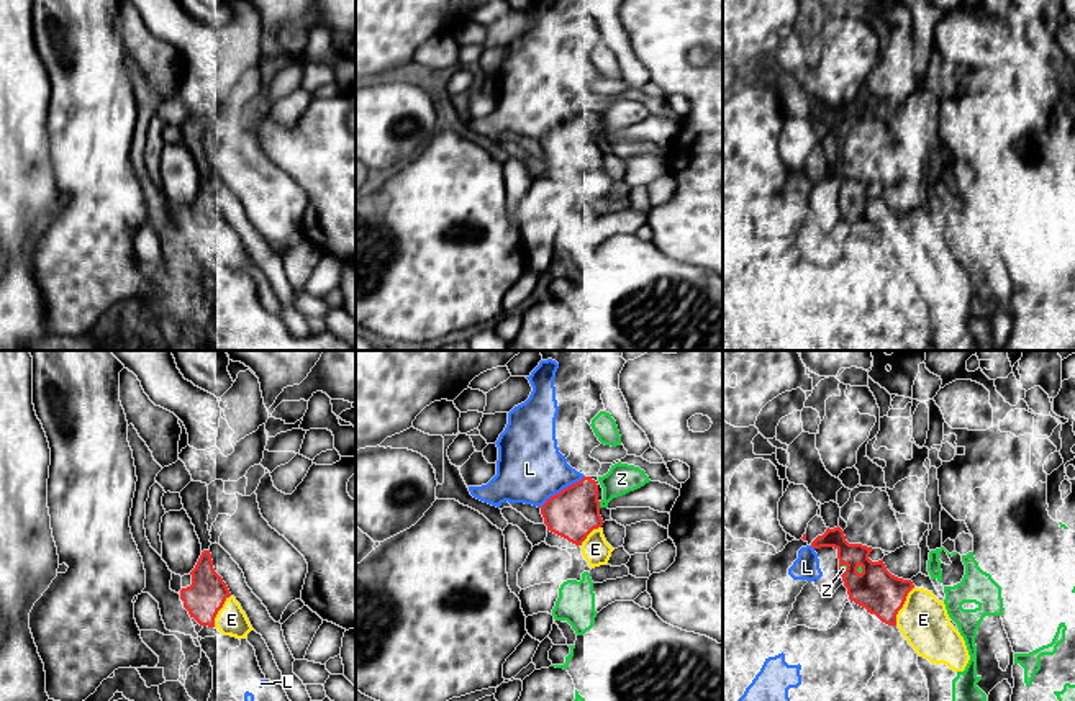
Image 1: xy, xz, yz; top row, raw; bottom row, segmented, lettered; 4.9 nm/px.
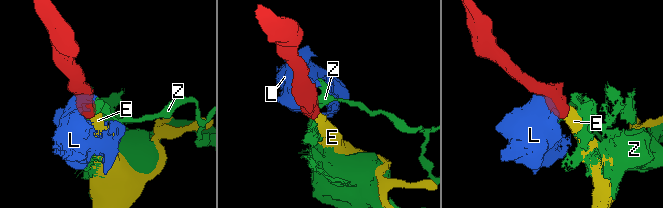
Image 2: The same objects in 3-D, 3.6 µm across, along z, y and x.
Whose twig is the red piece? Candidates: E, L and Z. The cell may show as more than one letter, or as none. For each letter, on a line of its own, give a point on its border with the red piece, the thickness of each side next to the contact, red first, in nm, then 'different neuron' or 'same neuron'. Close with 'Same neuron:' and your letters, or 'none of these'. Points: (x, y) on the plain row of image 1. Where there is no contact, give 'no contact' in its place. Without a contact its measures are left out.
E: yz (902, 239) | 220/240 nm | same neuron
L: xz (562, 123) | 240/340 nm | different neuron
Z: xz (598, 138) | 240/150 nm | different neuron
Same neuron: E

